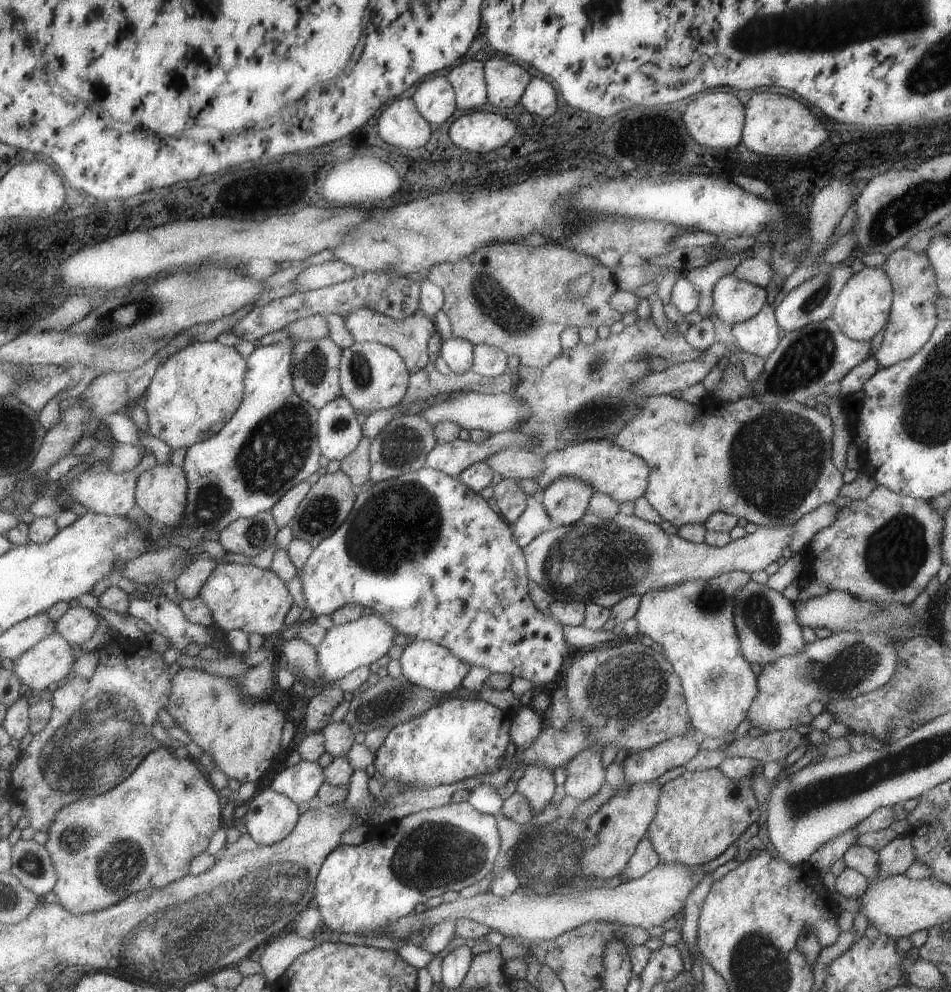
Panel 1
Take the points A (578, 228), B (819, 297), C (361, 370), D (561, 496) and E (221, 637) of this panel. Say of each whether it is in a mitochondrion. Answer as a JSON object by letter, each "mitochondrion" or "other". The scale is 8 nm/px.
{"A":"mitochondrion","B":"mitochondrion","C":"mitochondrion","D":"other","E":"other"}

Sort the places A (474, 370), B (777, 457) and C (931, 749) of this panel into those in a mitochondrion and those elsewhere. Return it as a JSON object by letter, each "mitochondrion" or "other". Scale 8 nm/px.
{"A":"other","B":"mitochondrion","C":"mitochondrion"}

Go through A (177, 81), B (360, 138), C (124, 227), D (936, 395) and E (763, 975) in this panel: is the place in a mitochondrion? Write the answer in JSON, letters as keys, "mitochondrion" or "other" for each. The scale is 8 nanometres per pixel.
{"A":"other","B":"other","C":"other","D":"mitochondrion","E":"mitochondrion"}

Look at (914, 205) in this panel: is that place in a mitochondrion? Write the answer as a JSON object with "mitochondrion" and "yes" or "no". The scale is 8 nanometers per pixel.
{"mitochondrion":"yes"}

